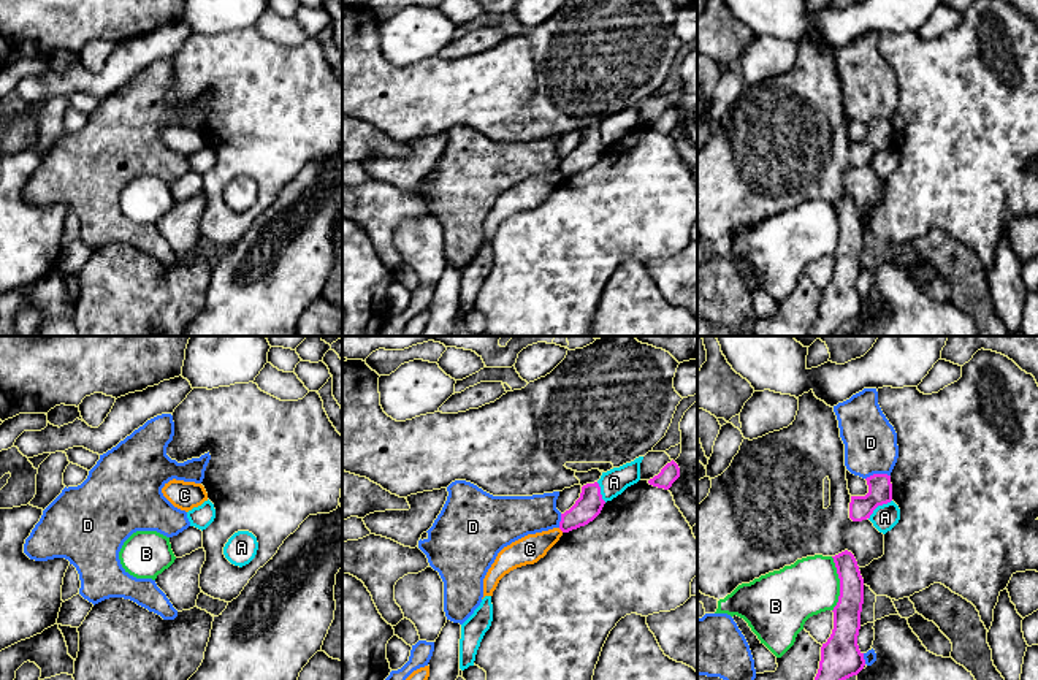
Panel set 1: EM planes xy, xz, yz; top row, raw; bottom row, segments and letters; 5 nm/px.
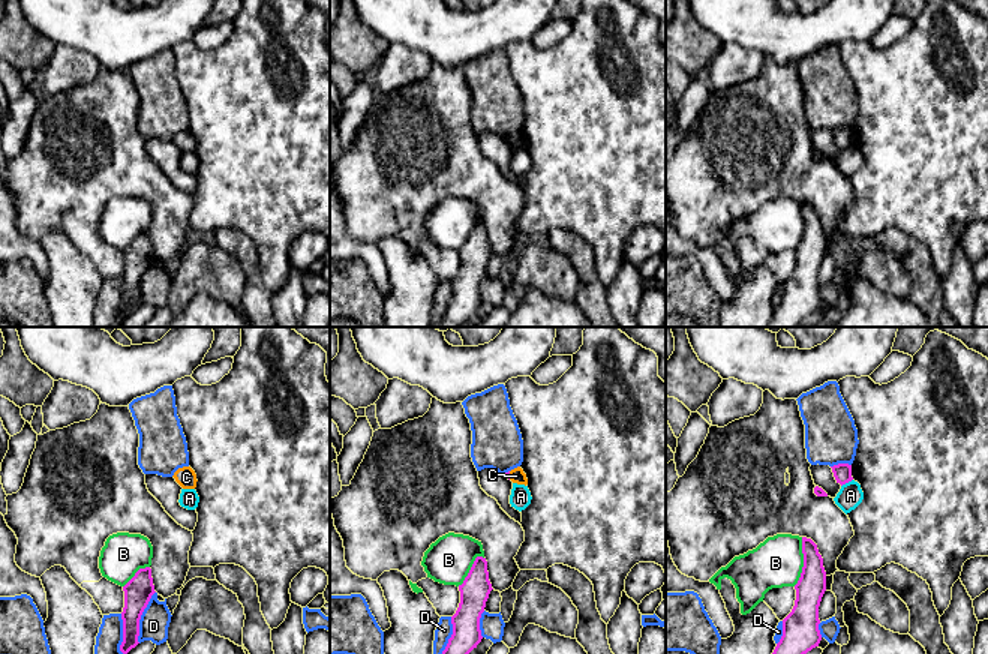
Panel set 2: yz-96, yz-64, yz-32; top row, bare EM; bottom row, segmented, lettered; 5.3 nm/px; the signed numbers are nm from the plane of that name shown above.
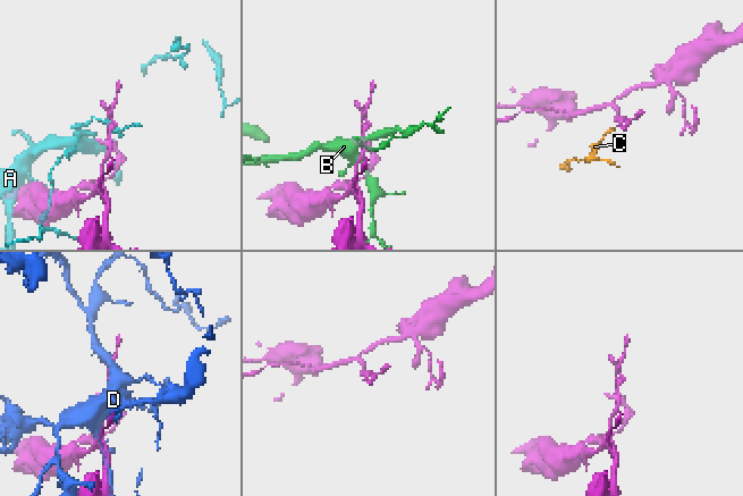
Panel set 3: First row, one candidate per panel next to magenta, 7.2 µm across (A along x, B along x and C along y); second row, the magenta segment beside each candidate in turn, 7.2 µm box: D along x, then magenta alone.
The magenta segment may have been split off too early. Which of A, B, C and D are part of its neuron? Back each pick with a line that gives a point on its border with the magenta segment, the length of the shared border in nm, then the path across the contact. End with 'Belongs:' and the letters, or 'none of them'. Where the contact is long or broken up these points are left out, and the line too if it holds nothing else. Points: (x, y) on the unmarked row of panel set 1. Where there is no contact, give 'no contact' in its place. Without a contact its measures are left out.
Belongs: none of them

